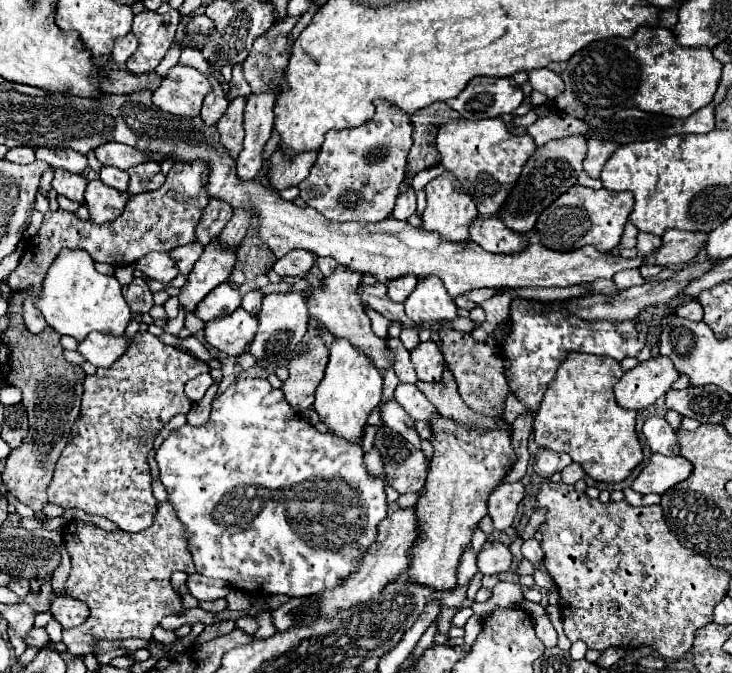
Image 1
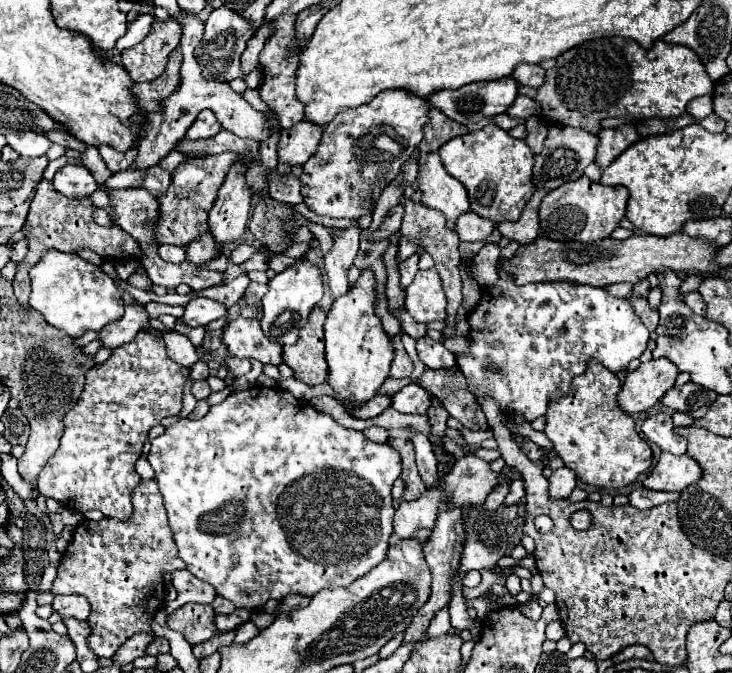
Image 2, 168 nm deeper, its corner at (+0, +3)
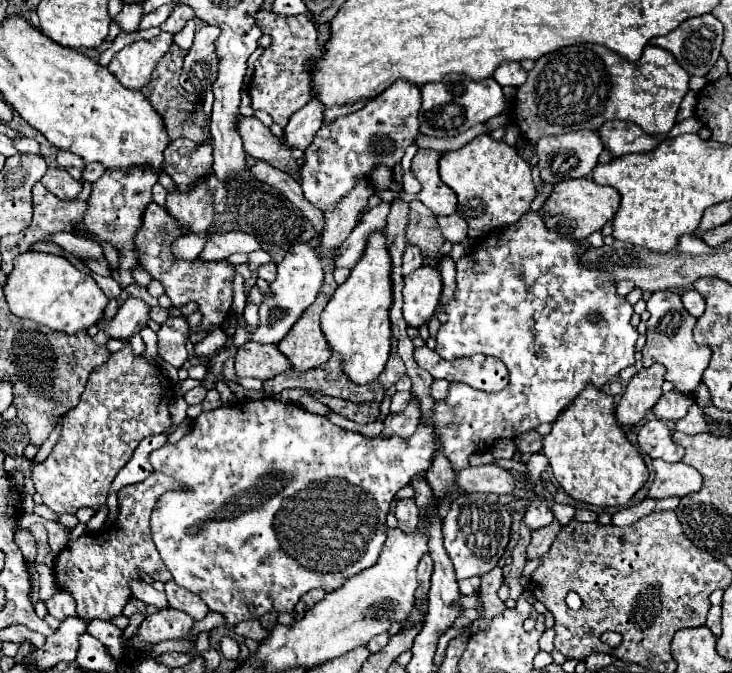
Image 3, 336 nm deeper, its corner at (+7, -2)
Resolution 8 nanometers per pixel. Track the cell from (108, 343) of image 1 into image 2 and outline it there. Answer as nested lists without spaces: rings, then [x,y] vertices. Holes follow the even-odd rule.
[[[139,303],[125,305],[123,317],[111,325],[105,325],[99,331],[99,339],[103,341],[105,347],[117,349],[119,345],[125,345],[127,341],[131,341],[131,337],[135,337],[139,331],[151,329],[149,319],[151,317],[143,305],[139,305]]]

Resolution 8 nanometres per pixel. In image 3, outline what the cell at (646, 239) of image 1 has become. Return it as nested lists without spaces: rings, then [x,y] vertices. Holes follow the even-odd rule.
[[[672,290],[654,292],[652,298],[648,300],[648,310],[650,310],[650,320],[646,332],[646,346],[642,350],[644,366],[648,368],[654,362],[660,362],[666,368],[666,380],[670,380],[678,392],[692,394],[702,384],[702,374],[710,362],[710,348],[696,344],[692,336],[696,318],[686,312],[680,294]]]

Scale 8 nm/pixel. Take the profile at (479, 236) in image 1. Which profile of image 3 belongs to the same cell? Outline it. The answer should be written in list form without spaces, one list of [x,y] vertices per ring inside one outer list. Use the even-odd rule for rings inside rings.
[[[450,214],[450,216],[438,216],[438,224],[442,228],[442,234],[448,242],[456,244],[456,242],[464,242],[468,240],[468,224],[464,218],[460,218],[458,214]]]

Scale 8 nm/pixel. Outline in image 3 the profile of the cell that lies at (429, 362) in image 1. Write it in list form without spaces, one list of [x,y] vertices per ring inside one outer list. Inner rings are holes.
[[[422,346],[414,348],[414,358],[420,368],[432,374],[432,378],[464,382],[484,392],[500,392],[508,386],[506,366],[492,356],[476,354],[474,358],[458,358],[454,362],[448,362],[428,346]]]

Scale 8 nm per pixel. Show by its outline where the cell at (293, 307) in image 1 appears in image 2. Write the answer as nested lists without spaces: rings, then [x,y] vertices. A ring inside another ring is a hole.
[[[305,259],[295,261],[291,267],[287,267],[285,271],[277,273],[271,281],[269,281],[269,291],[263,297],[263,309],[265,315],[261,319],[261,329],[263,333],[279,343],[279,345],[291,345],[297,341],[297,333],[299,329],[307,323],[307,317],[311,313],[311,309],[321,301],[323,297],[323,275],[321,269]]]

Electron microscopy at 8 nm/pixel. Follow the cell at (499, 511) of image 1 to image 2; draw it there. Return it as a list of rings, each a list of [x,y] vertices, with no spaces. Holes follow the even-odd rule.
[[[523,479],[511,481],[511,491],[509,491],[507,499],[505,499],[505,505],[513,505],[513,503],[521,501],[523,497],[525,497],[525,481]]]

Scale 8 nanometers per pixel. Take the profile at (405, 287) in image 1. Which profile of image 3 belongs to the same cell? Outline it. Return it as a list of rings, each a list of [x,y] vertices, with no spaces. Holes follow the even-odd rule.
[[[406,246],[404,256],[402,256],[402,276],[408,276],[410,272],[414,272],[416,268],[420,268],[422,262],[422,254],[416,246]]]

